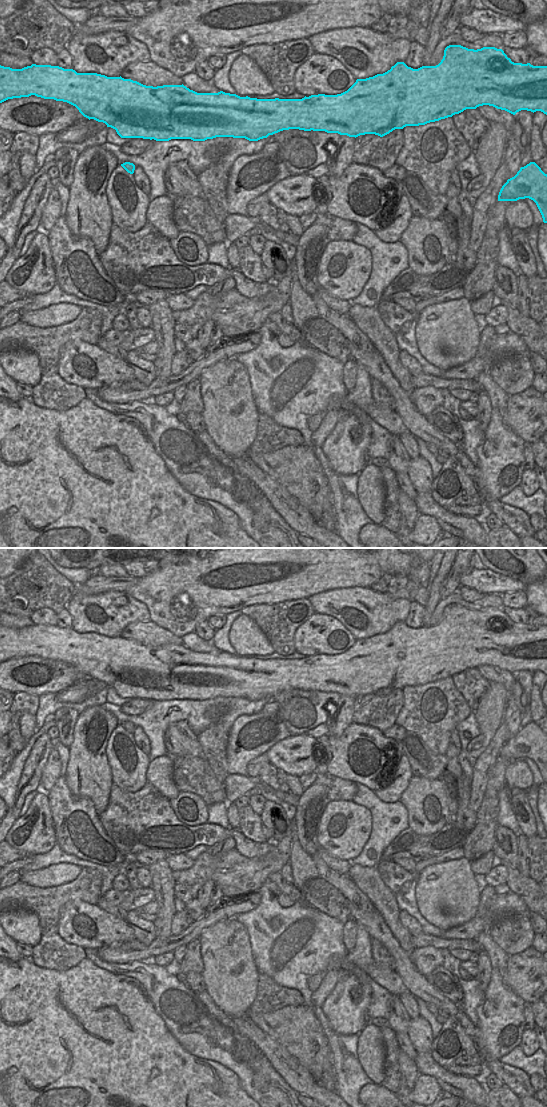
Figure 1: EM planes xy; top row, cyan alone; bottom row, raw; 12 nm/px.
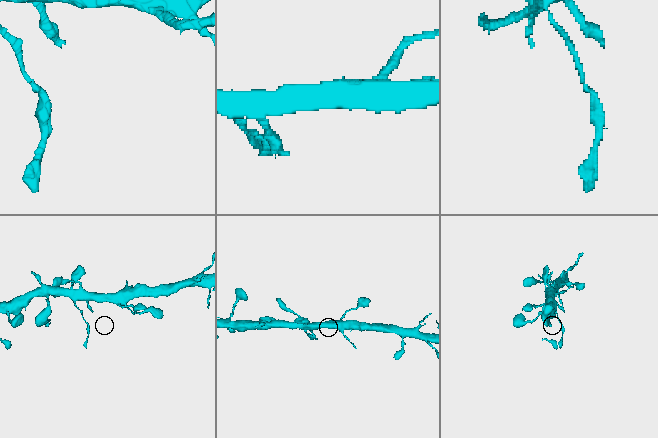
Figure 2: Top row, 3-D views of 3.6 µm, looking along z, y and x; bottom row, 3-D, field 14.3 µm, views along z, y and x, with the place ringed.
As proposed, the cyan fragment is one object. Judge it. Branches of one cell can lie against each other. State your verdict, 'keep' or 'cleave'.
cleave

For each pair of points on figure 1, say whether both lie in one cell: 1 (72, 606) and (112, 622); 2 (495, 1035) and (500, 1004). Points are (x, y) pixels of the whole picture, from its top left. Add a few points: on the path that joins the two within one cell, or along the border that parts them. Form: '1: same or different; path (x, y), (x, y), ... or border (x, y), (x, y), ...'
1: same; path (82, 614), (90, 622), (102, 625)
2: same; path (500, 1027), (500, 1012)

